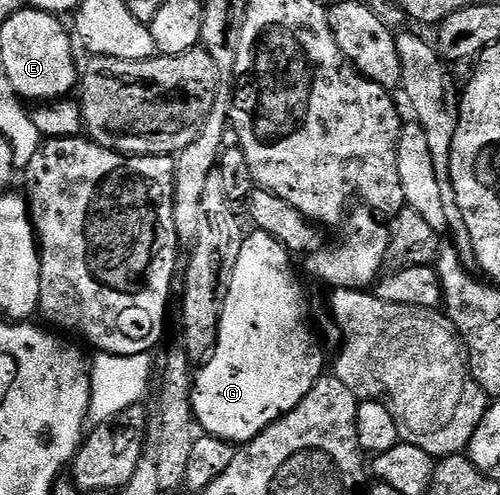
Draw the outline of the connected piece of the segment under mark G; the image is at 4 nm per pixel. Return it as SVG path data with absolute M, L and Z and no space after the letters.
M257 231L251 235L242 237L239 253L237 254L237 262L233 266L233 274L231 281L227 287L227 297L223 303L221 310L221 318L219 319L219 337L215 343L215 348L211 355L207 357L203 368L194 373L193 383L191 386L191 402L189 411L193 417L194 423L206 435L215 437L218 440L226 441L232 446L242 446L247 441L257 438L259 432L264 432L274 420L280 420L285 414L289 414L289 410L293 410L303 401L309 394L309 390L313 390L313 386L324 375L323 369L323 352L315 345L315 340L311 337L311 328L307 325L307 320L303 317L303 304L299 301L299 284L295 281L295 276L290 272L292 257L286 248L279 244L273 237L264 232Z

